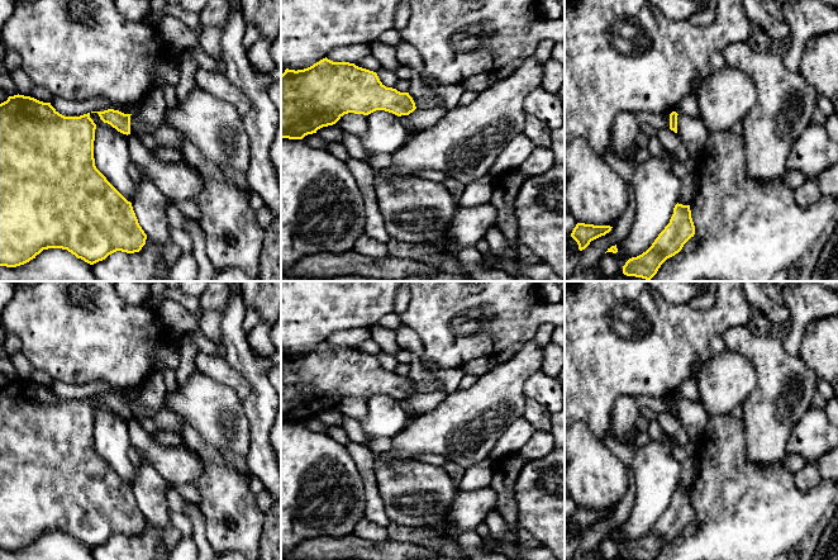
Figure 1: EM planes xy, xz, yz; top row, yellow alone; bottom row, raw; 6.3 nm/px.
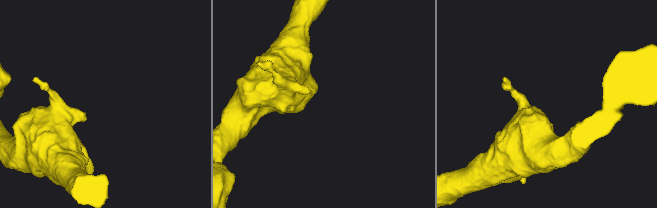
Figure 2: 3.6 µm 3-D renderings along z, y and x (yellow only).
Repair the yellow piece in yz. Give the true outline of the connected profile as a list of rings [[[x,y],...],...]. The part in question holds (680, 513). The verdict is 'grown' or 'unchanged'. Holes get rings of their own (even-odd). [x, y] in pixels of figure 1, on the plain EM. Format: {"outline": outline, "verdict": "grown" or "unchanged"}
{"outline": [[[676,488],[670,507],[658,518],[652,530],[623,550],[627,560],[654,560],[661,549],[679,537],[695,518],[690,489]]], "verdict": "unchanged"}

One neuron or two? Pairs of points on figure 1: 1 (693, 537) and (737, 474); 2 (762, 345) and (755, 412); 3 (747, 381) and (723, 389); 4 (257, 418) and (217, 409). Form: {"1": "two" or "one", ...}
{"1": "one", "2": "one", "3": "one", "4": "two"}

